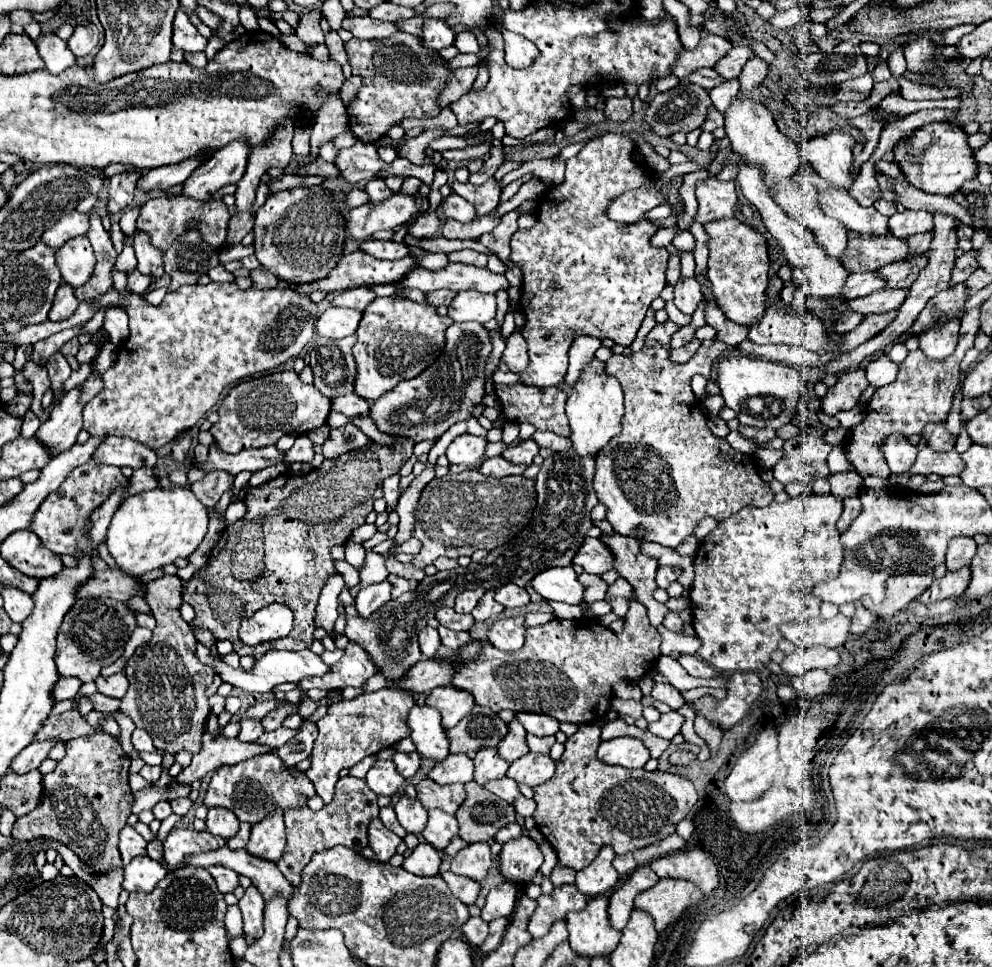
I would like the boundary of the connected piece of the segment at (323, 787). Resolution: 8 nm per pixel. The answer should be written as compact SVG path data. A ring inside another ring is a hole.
M385 686L377 692L327 706L327 714L317 722L319 736L311 752L311 768L305 772L307 778L313 782L317 794L325 800L325 804L329 804L335 794L335 782L339 780L341 768L351 768L359 760L375 756L377 752L391 748L399 740L409 736L407 716L409 708L413 706L415 698L409 696L409 692L401 692L401 688L397 686Z

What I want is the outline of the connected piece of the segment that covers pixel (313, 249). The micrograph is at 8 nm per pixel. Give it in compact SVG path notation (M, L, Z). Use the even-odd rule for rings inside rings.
M321 186L275 192L255 212L253 234L257 260L279 280L289 284L305 284L325 278L341 260L343 252L345 218L341 216L341 200Z

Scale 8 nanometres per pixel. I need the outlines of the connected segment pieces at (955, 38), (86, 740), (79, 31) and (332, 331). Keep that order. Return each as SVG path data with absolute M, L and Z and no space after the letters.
M965 24L965 26L957 26L957 28L953 28L953 30L945 30L945 32L943 32L943 44L959 44L961 38L963 38L965 34L969 34L973 28L975 28L975 26Z
M91 710L89 724L95 728L95 734L69 740L65 758L57 768L43 776L45 800L39 808L29 812L23 818L17 818L13 826L13 838L21 842L35 840L39 836L55 838L61 842L71 842L69 848L87 860L91 872L107 872L113 866L123 866L117 850L117 836L127 824L133 806L133 792L129 790L129 764L131 758L123 752L119 740L107 734L101 726L101 720L115 718L115 714L101 714Z
M83 24L75 26L71 38L69 38L69 48L75 56L87 56L99 42L99 32L95 24Z
M327 308L317 318L317 334L329 340L351 336L359 326L361 316L363 316L361 312L351 308Z

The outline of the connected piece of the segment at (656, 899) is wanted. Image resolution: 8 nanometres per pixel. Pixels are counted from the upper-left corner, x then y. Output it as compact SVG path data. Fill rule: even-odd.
M659 880L649 892L641 892L635 900L635 908L649 912L655 920L657 934L663 934L687 908L695 906L703 898L701 890L687 880Z

